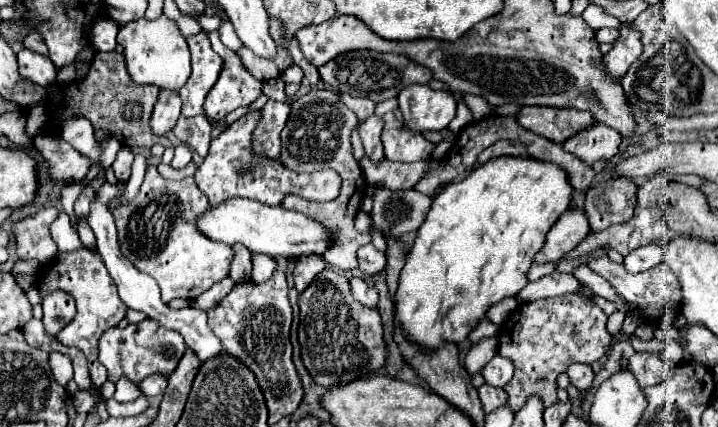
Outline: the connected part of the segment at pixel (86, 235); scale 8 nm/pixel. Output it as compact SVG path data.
M86 218L80 220L77 231L82 244L86 248L90 249L96 247L94 232L88 225Z

